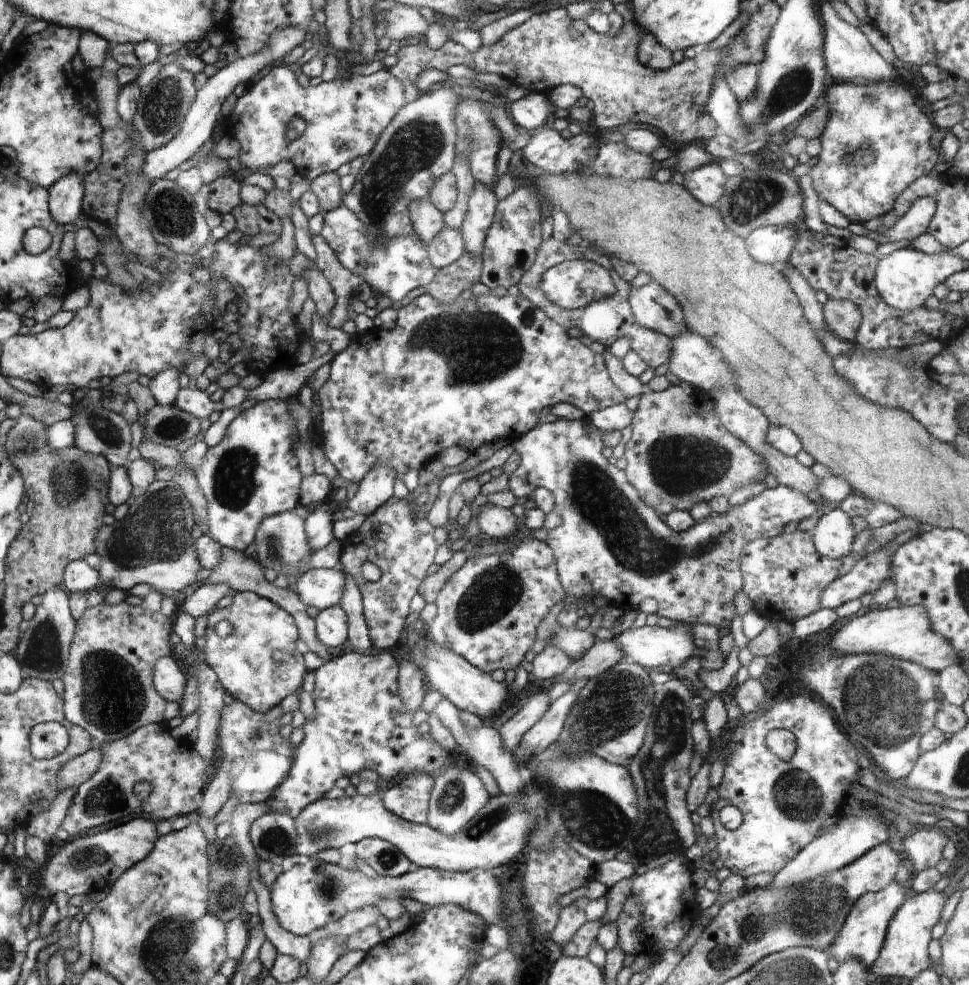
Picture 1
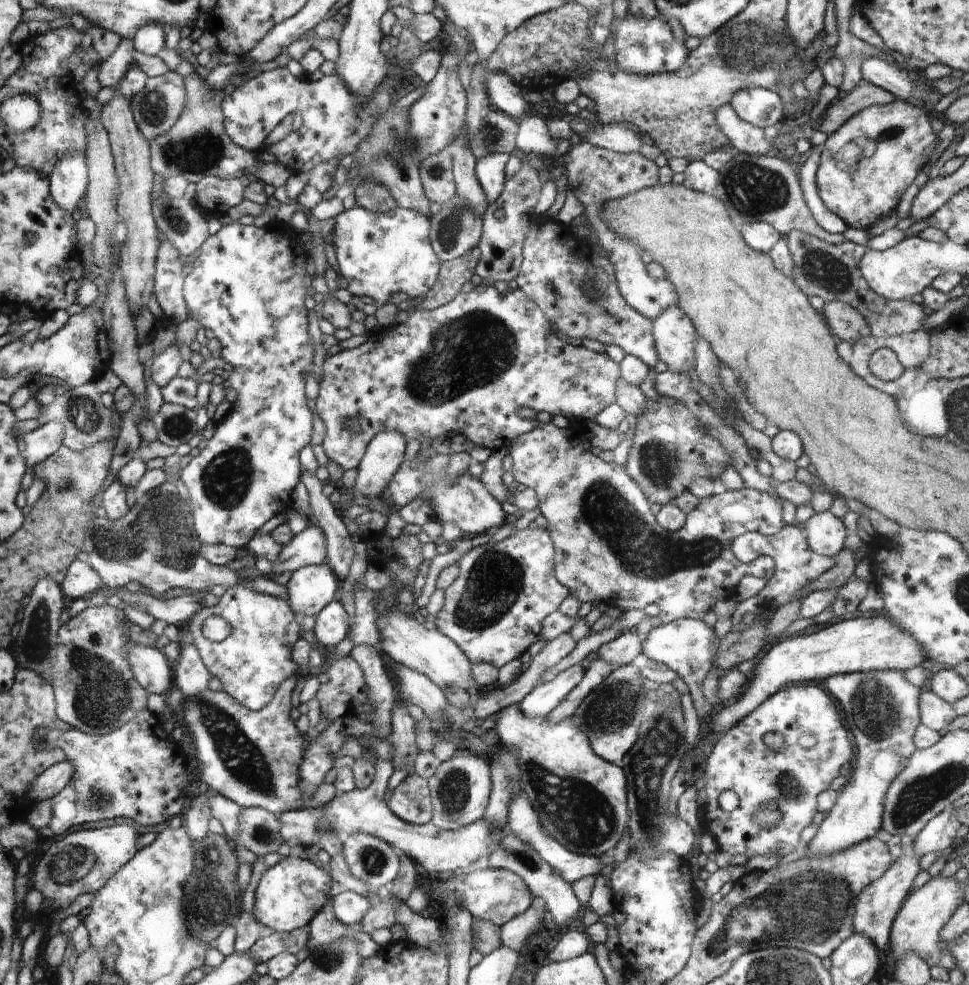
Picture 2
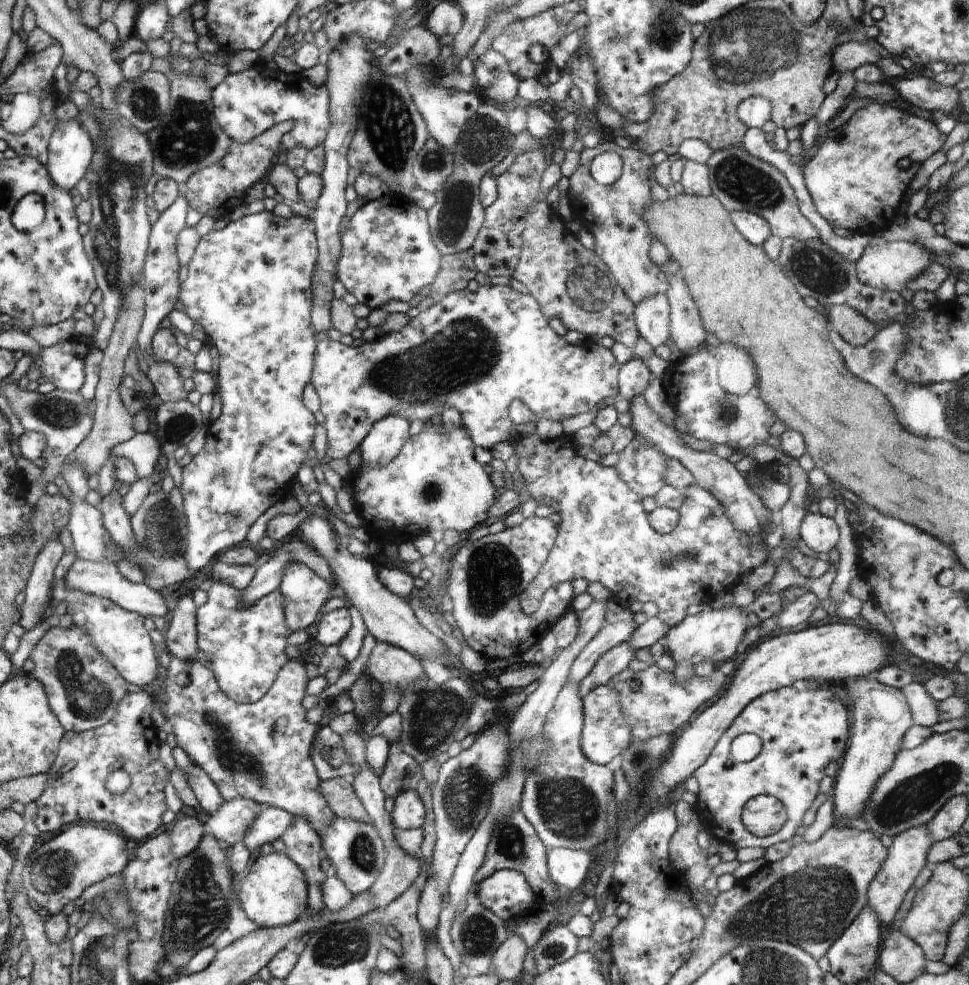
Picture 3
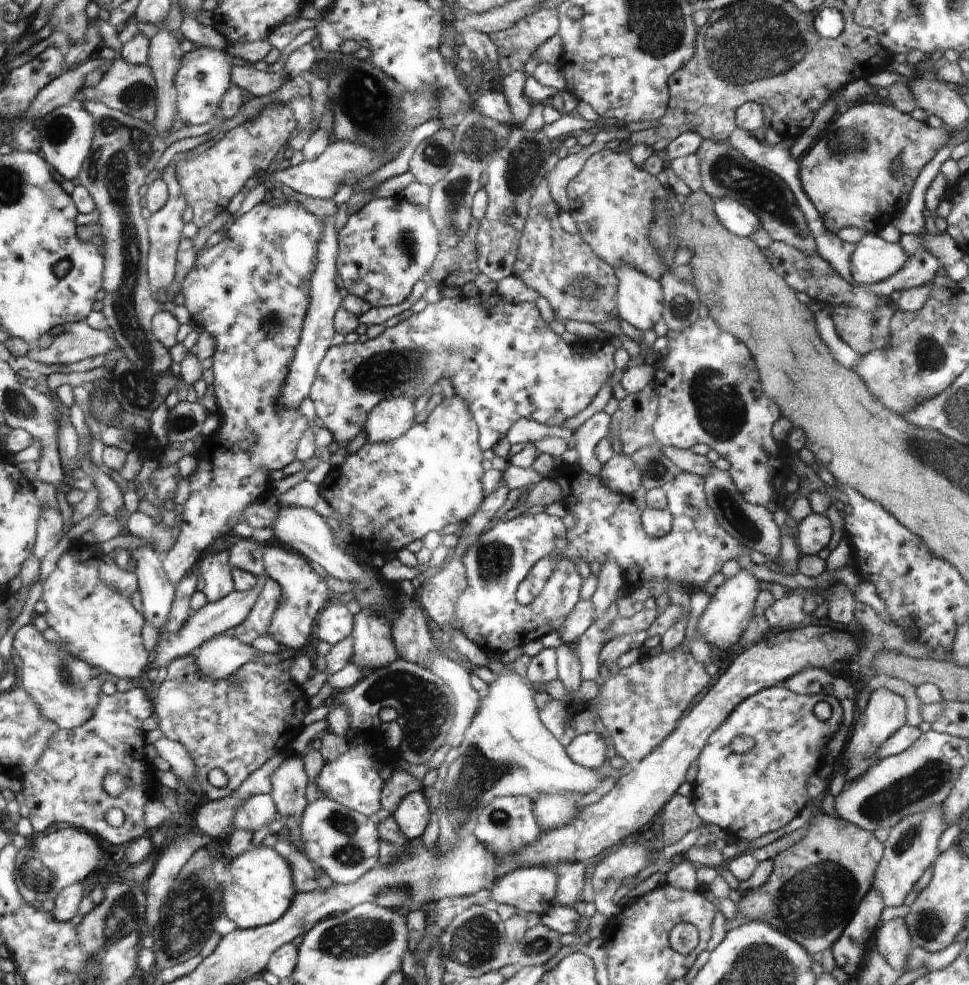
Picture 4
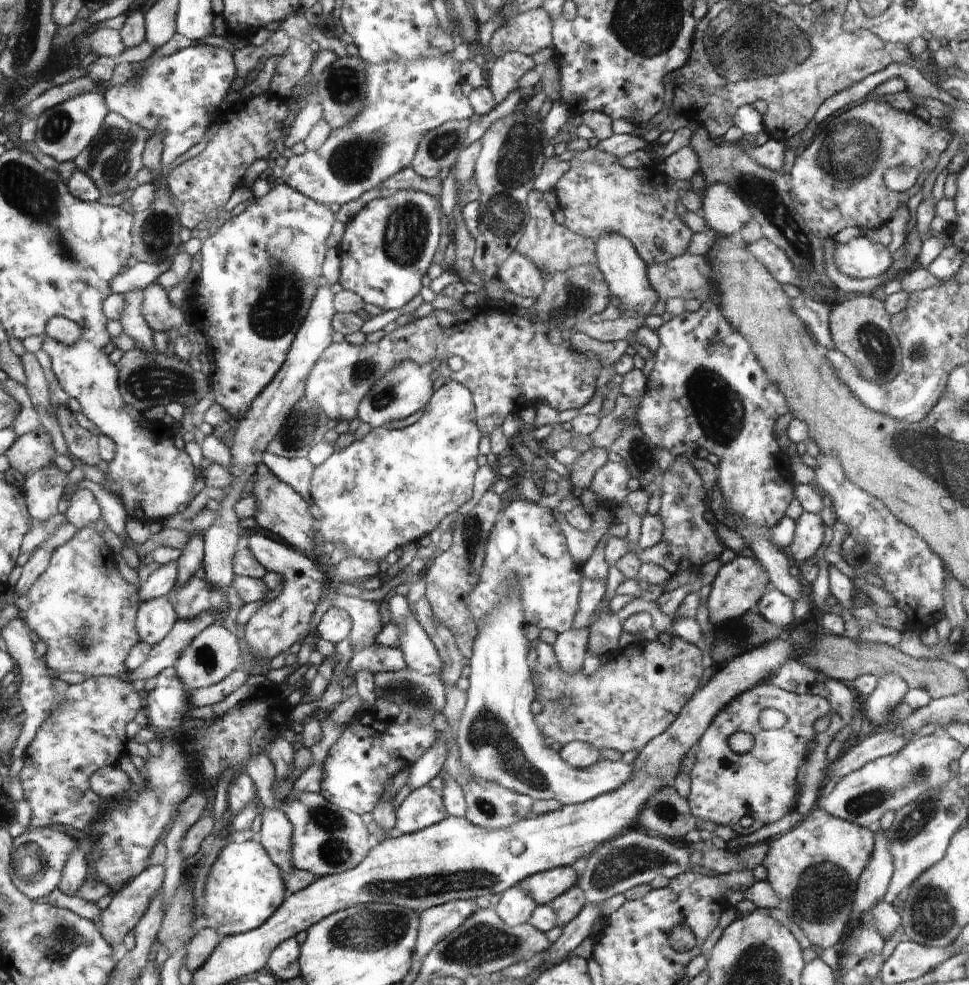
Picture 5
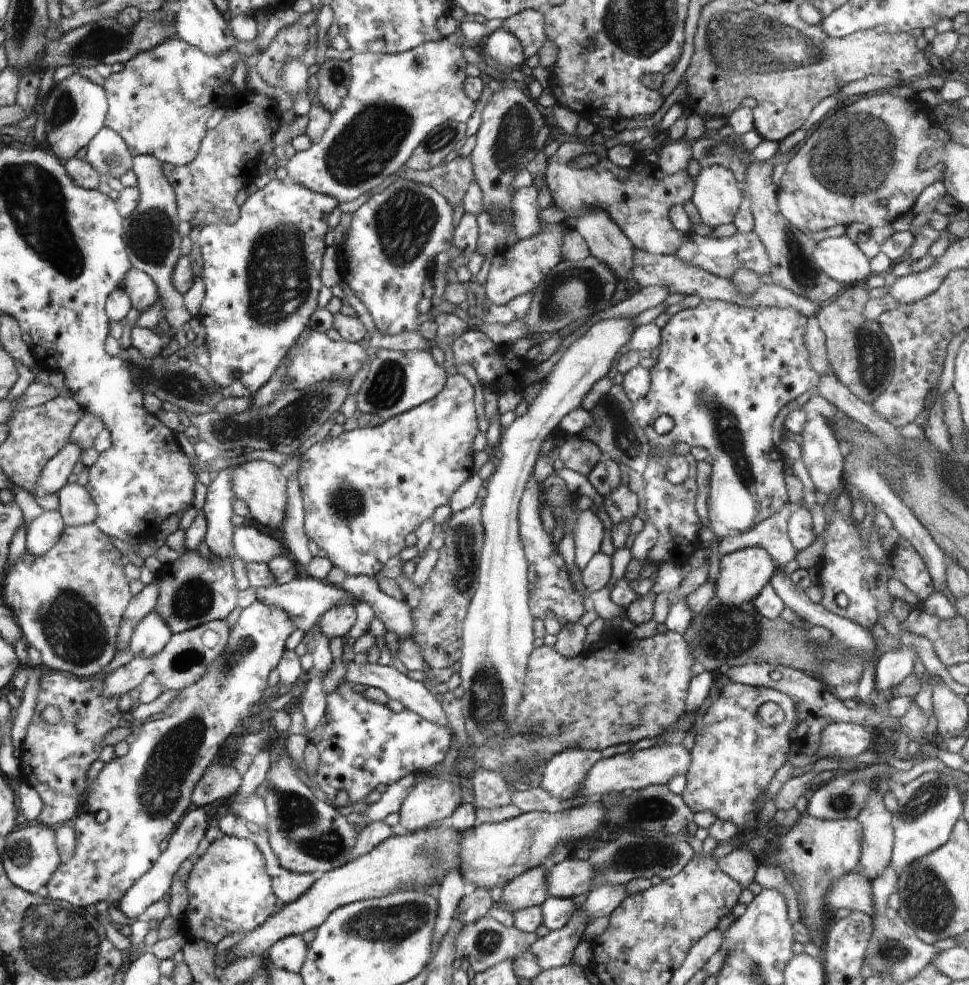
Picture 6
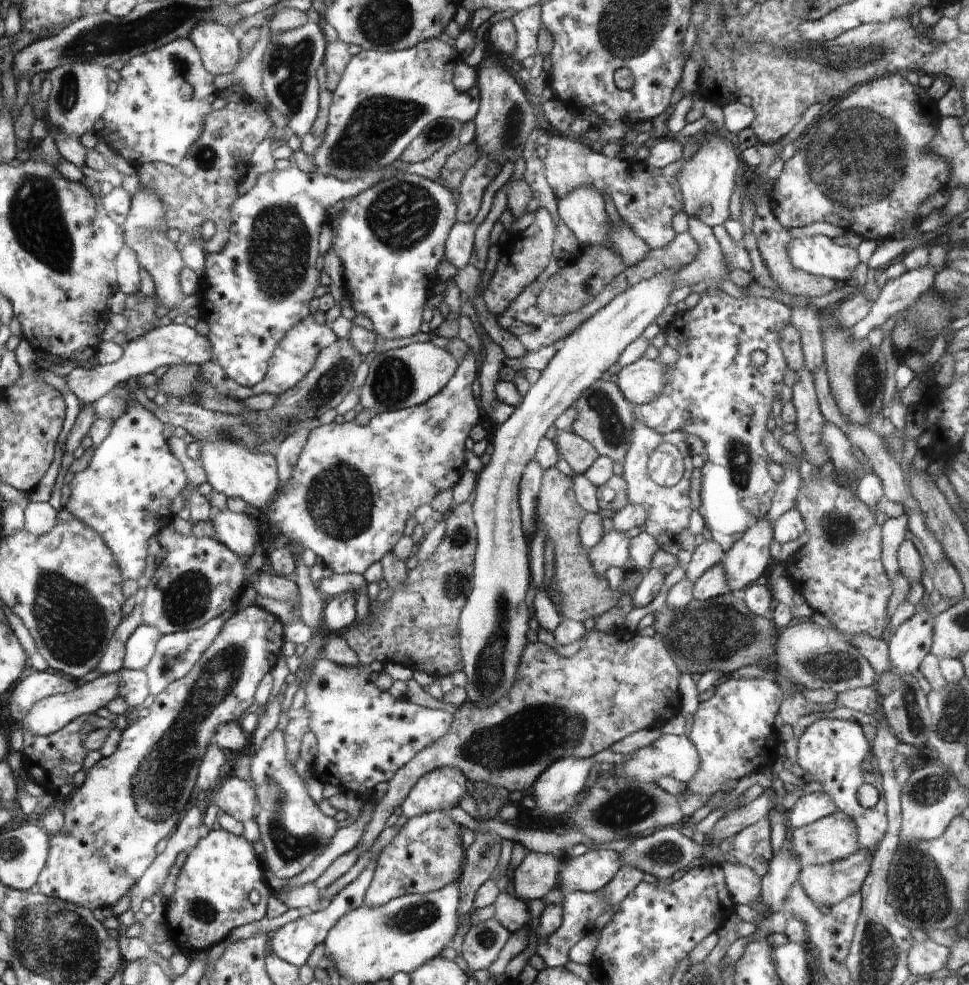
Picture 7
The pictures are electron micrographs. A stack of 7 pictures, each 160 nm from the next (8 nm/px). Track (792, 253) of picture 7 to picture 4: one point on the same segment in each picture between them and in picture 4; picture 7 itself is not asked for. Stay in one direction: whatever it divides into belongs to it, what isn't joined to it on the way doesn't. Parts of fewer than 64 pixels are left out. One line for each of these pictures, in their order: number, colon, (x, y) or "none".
4: (874, 260)
5: (861, 258)
6: (841, 259)

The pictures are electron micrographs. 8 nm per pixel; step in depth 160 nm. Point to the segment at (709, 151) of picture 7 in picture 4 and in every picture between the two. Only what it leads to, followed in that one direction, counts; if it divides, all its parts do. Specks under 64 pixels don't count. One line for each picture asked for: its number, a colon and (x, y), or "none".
4: (734, 217)
5: (724, 211)
6: (716, 196)

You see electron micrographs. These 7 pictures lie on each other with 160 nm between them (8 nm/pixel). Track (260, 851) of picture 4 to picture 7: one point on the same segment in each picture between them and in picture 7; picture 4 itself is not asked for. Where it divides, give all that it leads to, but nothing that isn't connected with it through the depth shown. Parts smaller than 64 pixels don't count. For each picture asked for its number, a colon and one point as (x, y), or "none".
5: (244, 887)
6: (229, 890)
7: (219, 887)

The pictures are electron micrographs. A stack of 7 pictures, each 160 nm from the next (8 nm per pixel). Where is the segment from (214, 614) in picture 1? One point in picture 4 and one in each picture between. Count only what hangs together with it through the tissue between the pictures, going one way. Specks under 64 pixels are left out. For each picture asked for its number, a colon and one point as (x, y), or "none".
2: (252, 663)
3: (247, 644)
4: (216, 569)

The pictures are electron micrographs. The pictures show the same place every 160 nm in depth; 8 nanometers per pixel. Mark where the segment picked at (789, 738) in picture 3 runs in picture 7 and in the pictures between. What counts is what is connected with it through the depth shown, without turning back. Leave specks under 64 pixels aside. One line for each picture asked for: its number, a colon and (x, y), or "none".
4: (748, 795)
5: (744, 792)
6: (736, 754)
7: (733, 732)

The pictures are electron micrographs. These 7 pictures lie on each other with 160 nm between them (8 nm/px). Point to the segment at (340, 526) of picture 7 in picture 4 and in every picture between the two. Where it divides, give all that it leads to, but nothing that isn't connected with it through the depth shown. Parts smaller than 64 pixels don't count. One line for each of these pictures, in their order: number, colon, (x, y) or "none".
4: (393, 493)
5: (393, 487)
6: (363, 491)

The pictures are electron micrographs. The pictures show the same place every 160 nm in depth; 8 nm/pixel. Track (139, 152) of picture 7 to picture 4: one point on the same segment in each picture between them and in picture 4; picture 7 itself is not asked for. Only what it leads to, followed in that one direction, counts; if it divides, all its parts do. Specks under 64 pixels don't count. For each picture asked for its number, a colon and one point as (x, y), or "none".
4: (202, 80)
5: (179, 95)
6: (160, 103)

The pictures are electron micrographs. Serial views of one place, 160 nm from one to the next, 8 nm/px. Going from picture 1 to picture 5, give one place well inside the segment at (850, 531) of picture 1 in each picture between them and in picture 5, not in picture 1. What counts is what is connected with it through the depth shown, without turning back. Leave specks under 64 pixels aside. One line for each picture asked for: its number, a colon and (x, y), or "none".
2: (825, 533)
3: (819, 532)
4: (814, 531)
5: (809, 529)

